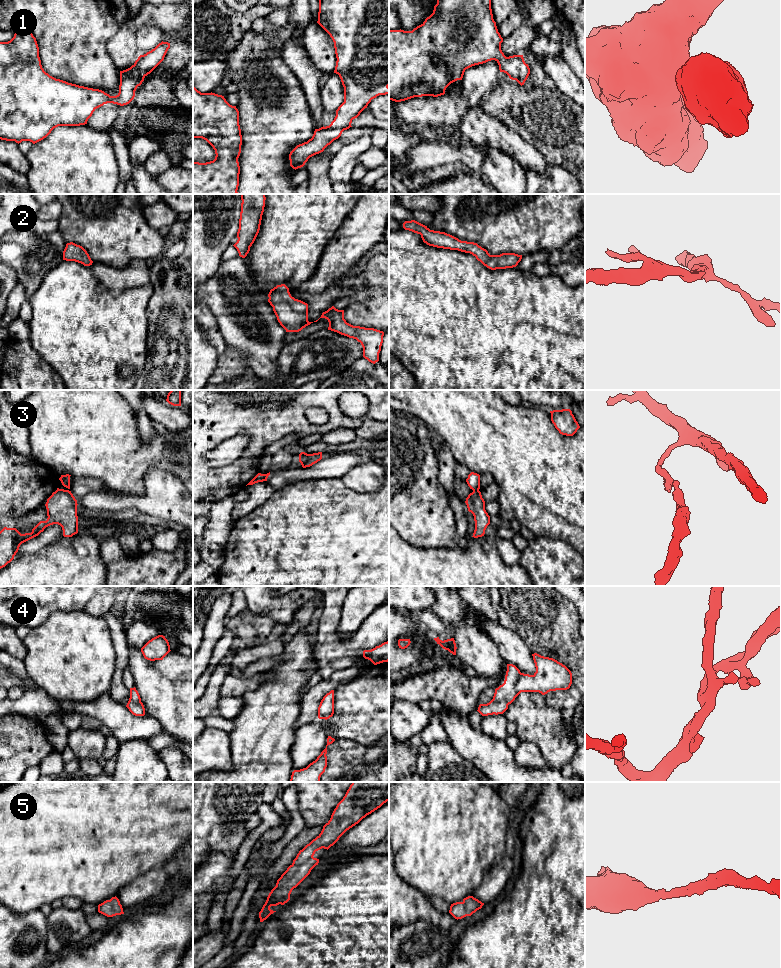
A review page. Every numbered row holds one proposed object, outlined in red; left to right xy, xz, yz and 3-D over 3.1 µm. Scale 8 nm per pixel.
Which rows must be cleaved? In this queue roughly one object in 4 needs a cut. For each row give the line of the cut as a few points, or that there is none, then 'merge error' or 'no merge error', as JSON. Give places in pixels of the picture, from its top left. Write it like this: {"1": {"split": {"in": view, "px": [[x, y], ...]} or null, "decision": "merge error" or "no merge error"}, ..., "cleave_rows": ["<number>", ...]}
{"1": {"split": null, "decision": "no merge error"}, "2": {"split": null, "decision": "no merge error"}, "3": {"split": {"in": "yz", "px": [[478, 489], [473, 491]]}, "decision": "merge error"}, "4": {"split": null, "decision": "no merge error"}, "5": {"split": null, "decision": "no merge error"}, "cleave_rows": ["3"]}

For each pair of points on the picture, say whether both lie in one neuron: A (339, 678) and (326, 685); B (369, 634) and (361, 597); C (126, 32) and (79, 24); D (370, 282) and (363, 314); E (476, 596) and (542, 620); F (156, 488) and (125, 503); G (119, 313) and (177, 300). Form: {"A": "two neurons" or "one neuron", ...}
{"A": "one neuron", "B": "two neurons", "C": "two neurons", "D": "one neuron", "E": "one neuron", "F": "one neuron", "G": "two neurons"}

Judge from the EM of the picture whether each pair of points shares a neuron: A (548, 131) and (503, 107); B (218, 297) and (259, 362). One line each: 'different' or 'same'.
A: same
B: same

